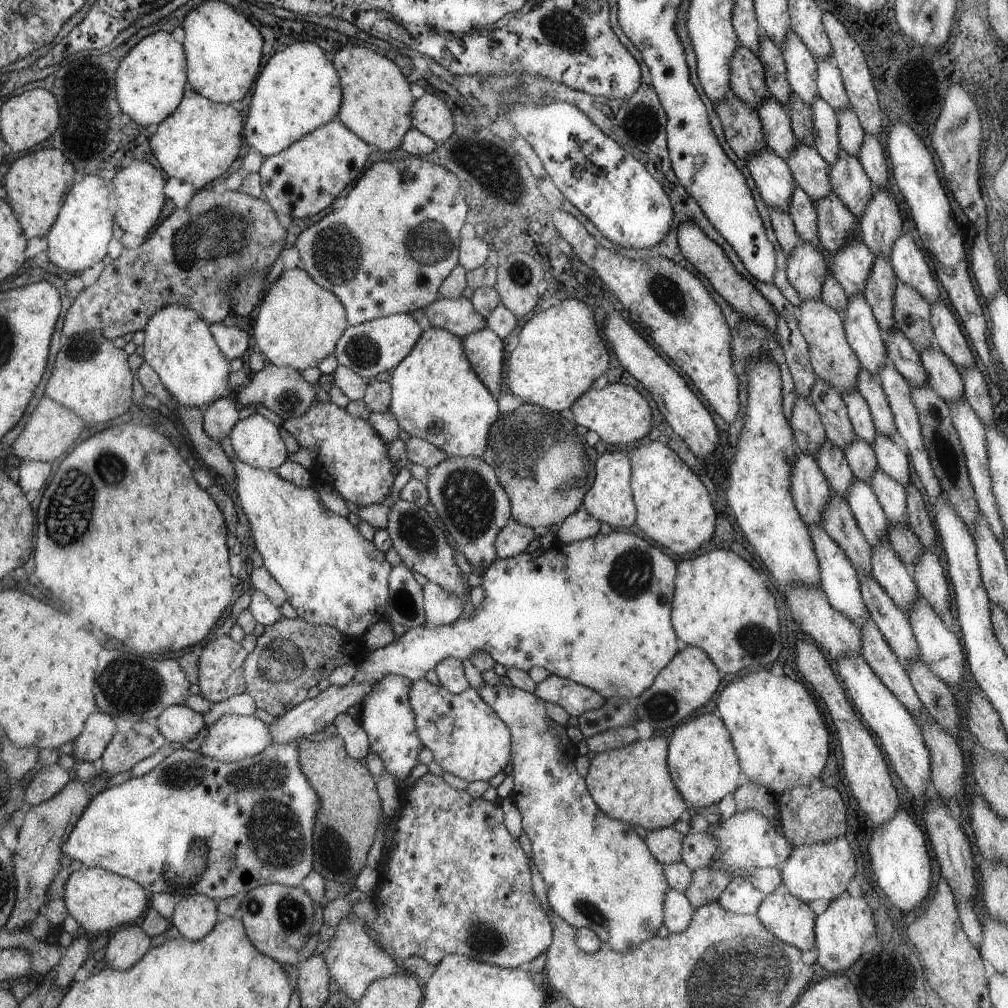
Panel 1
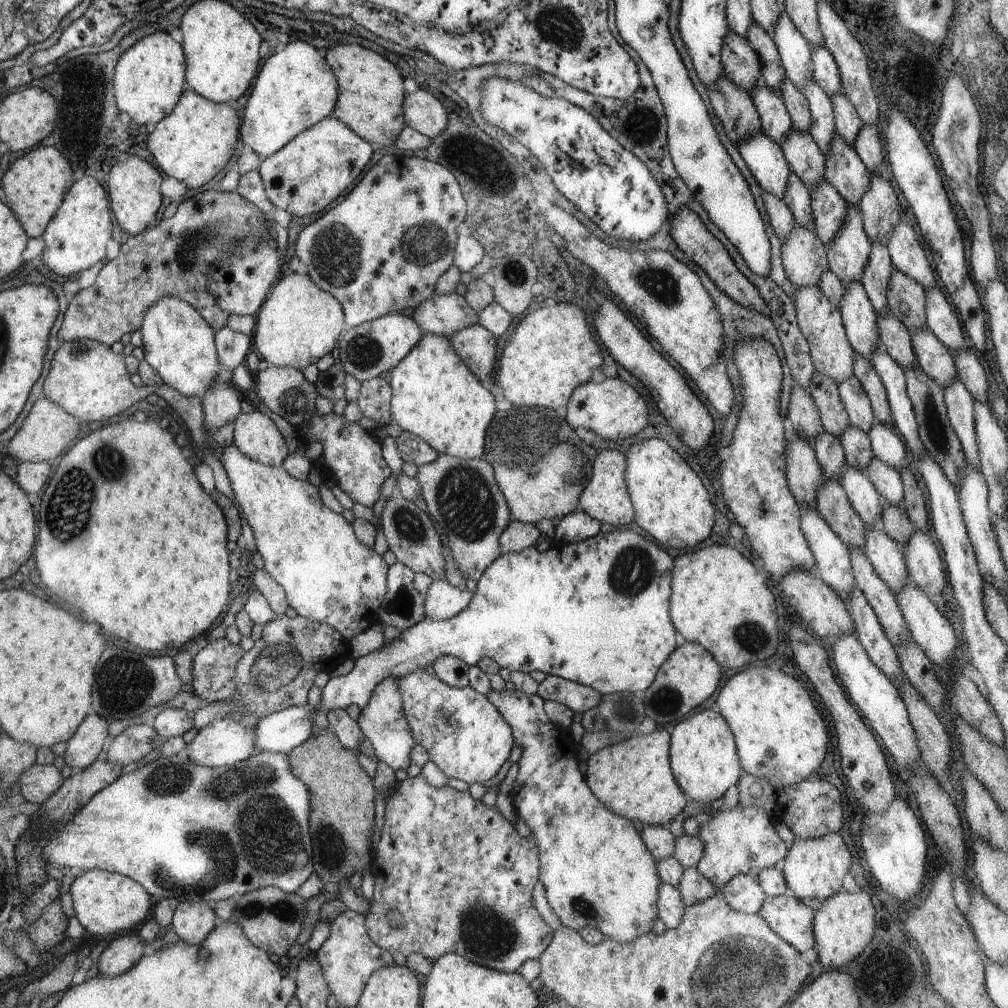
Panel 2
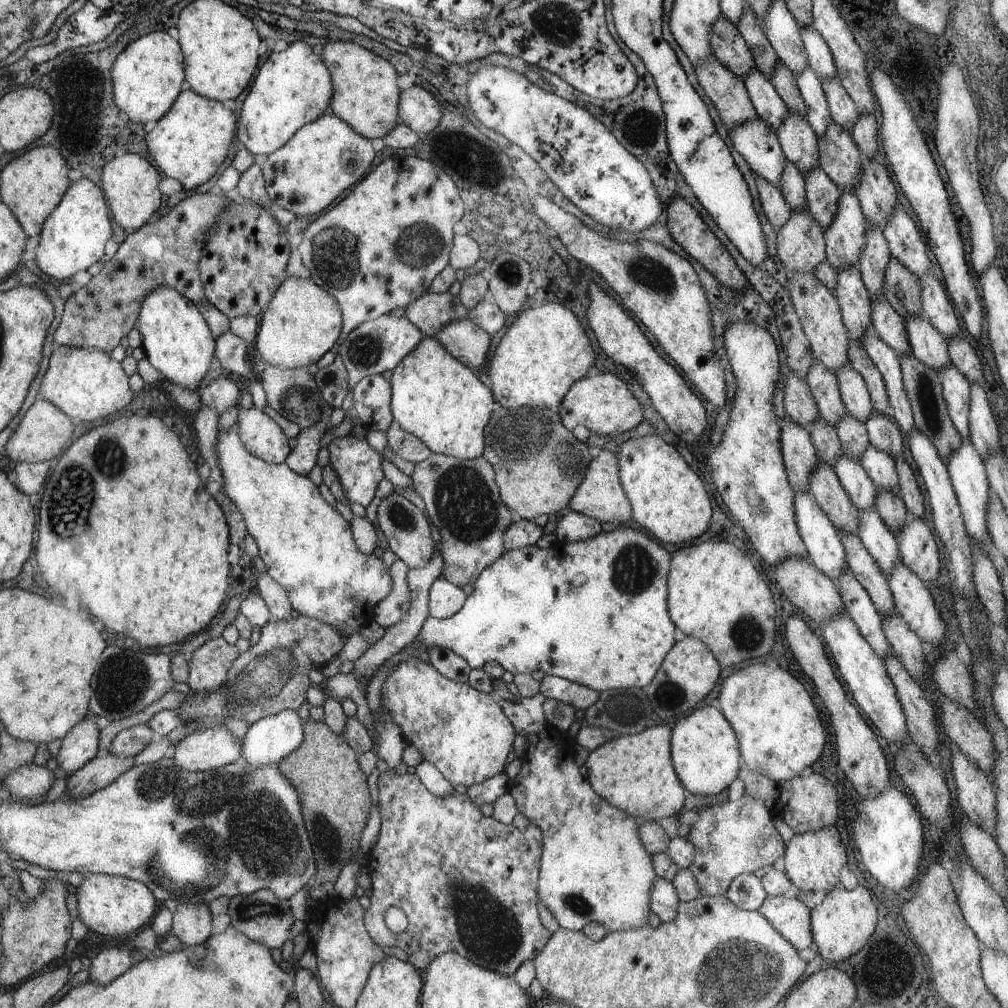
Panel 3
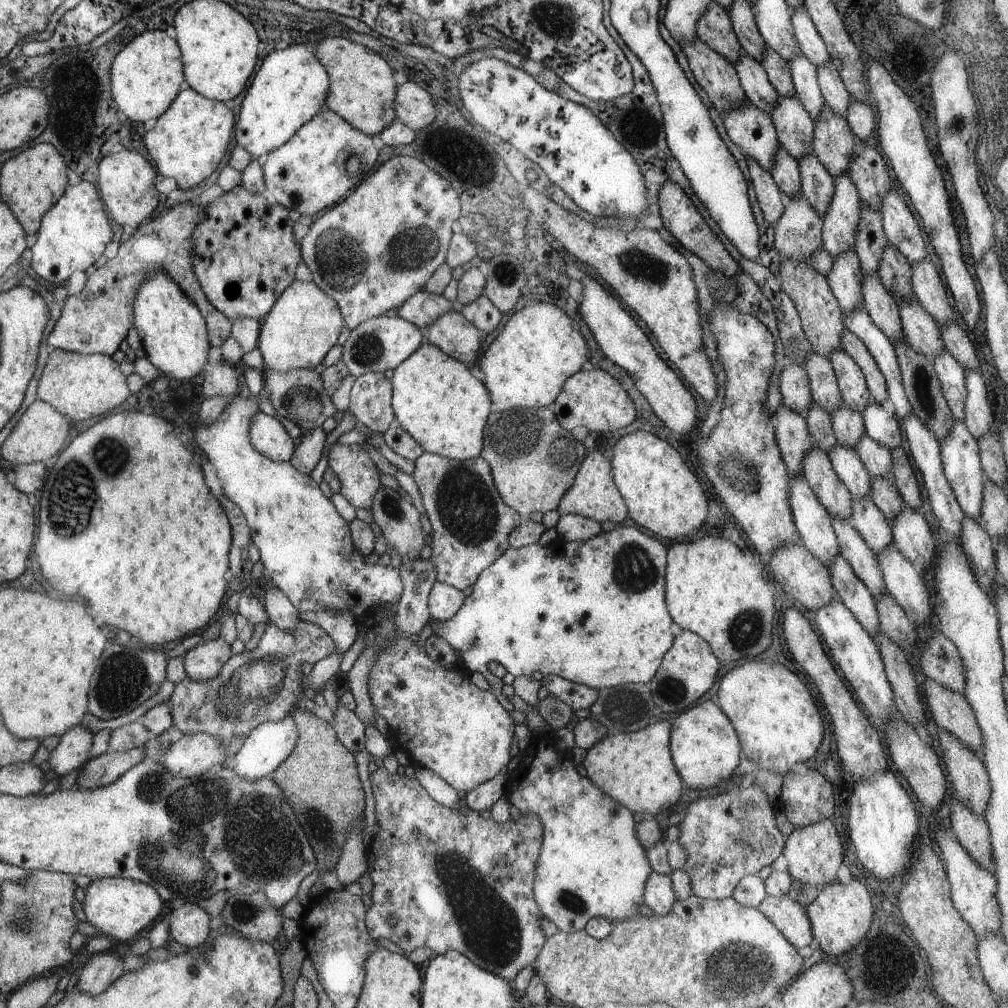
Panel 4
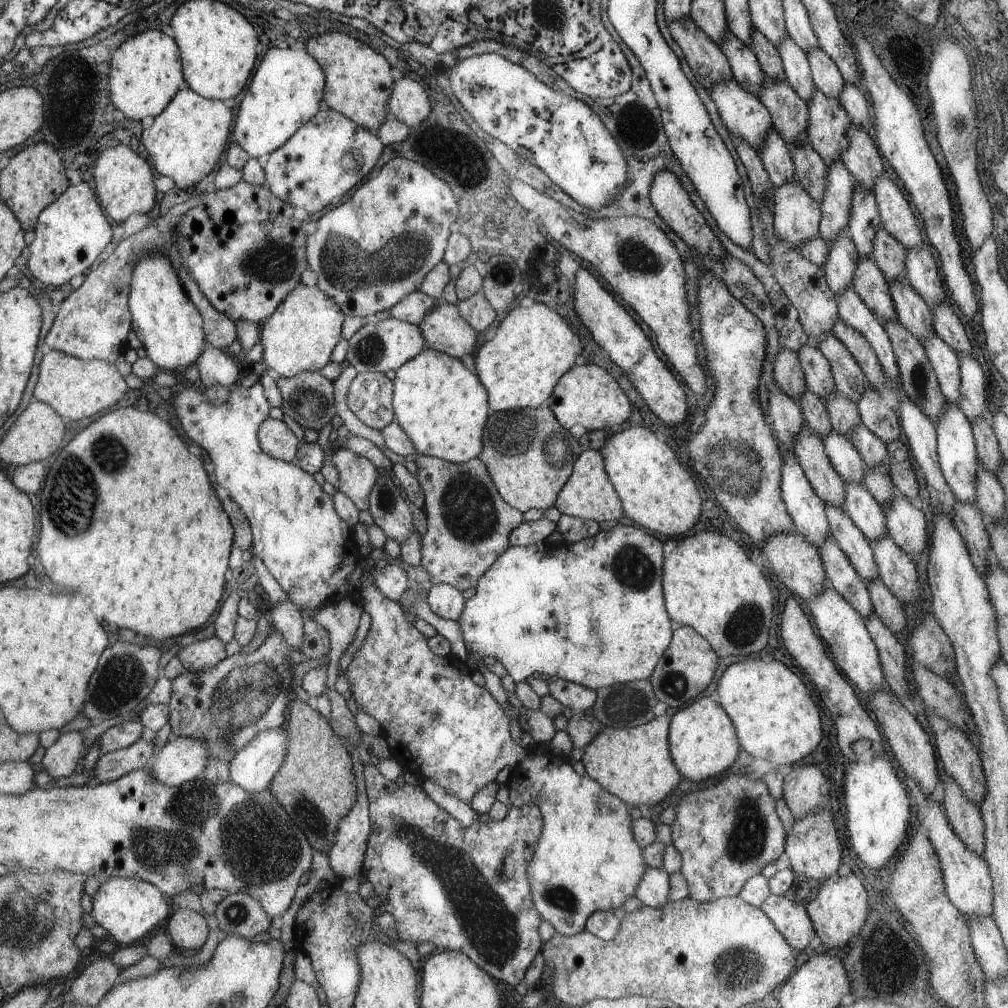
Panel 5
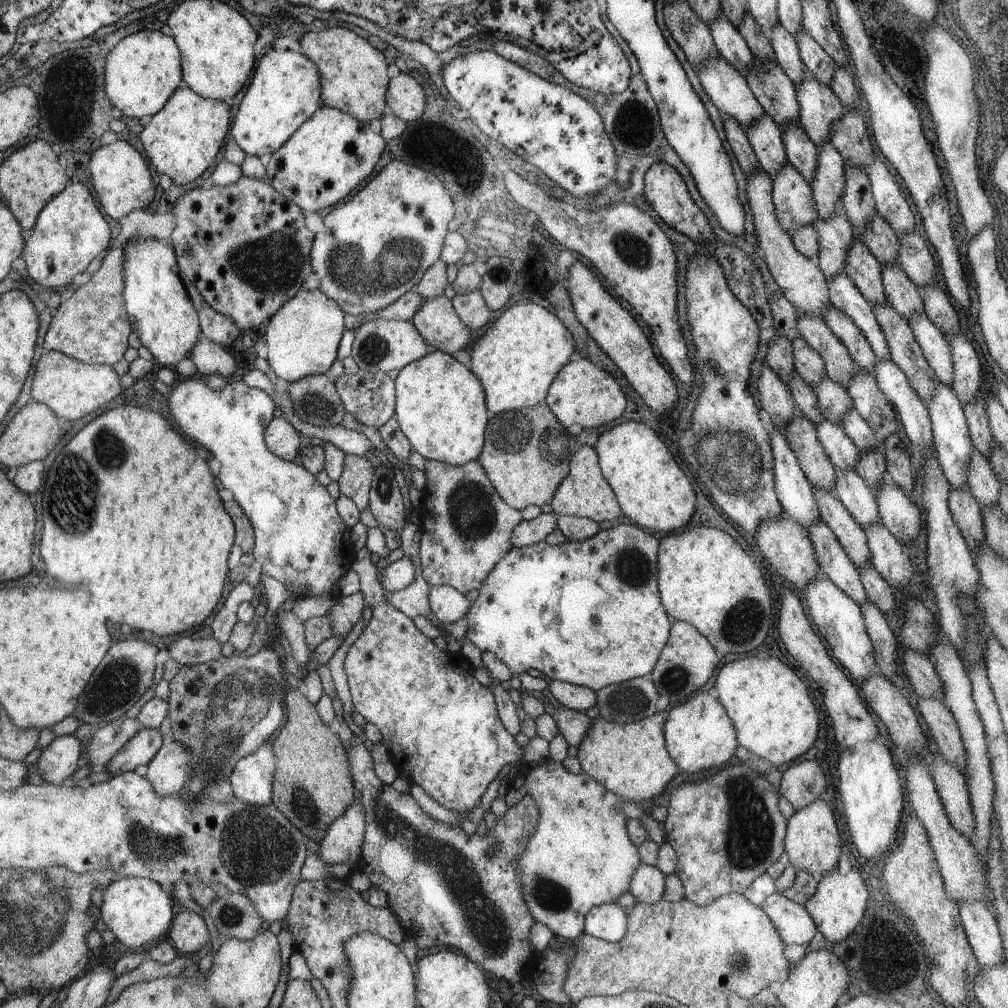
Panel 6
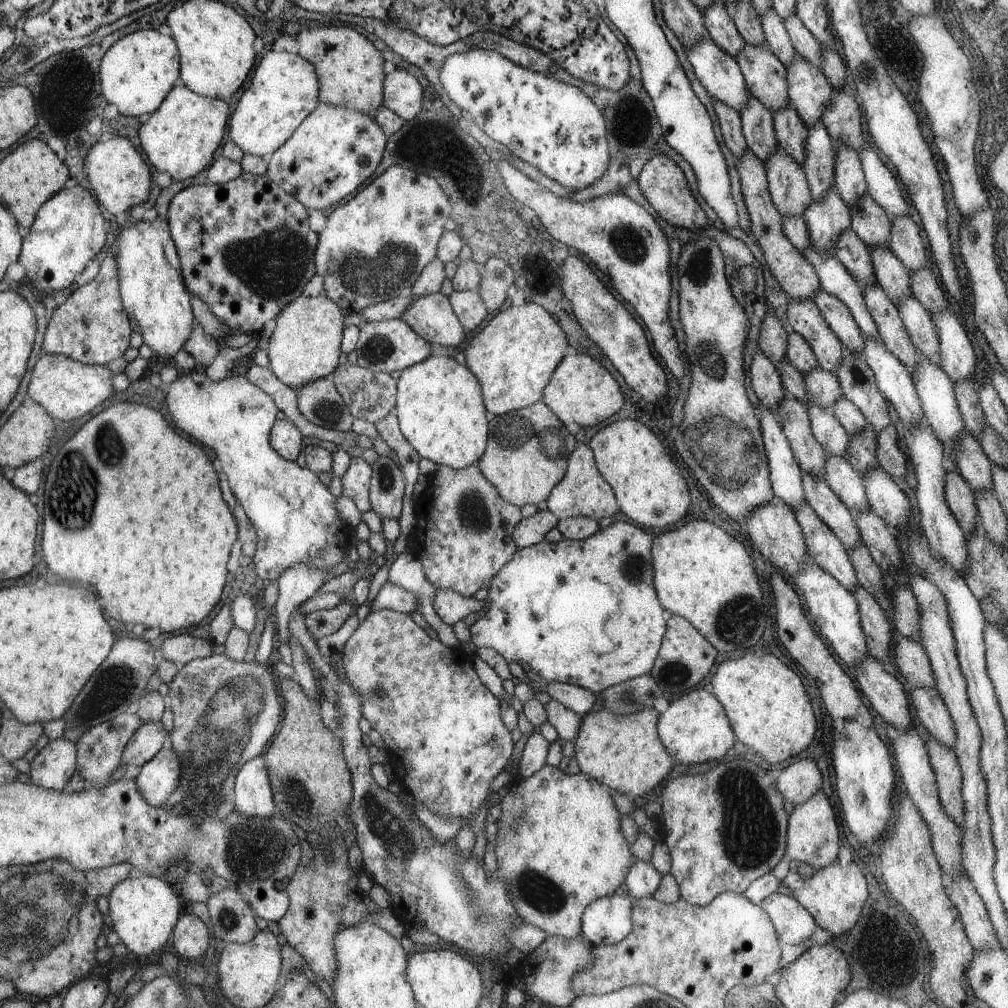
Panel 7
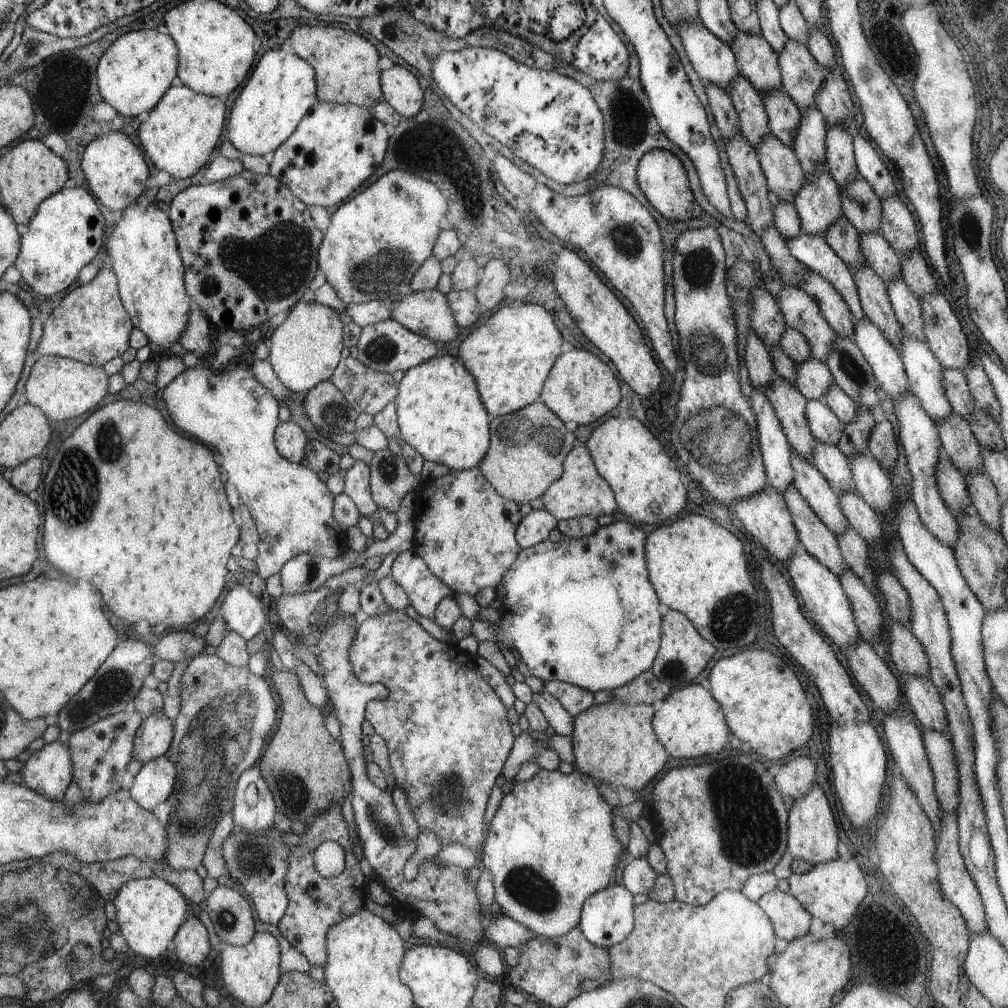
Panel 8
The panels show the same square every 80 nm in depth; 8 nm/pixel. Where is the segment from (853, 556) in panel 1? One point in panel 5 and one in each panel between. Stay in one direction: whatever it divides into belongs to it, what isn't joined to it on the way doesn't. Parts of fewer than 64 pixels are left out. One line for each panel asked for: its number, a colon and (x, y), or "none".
2: (832, 503)
3: (828, 491)
4: (818, 471)
5: (809, 450)

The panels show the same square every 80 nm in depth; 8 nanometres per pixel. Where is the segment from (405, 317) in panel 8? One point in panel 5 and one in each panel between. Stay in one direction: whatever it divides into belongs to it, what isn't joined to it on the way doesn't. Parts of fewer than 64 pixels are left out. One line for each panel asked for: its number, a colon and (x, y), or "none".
5: (446, 331)
6: (437, 321)
7: (432, 316)

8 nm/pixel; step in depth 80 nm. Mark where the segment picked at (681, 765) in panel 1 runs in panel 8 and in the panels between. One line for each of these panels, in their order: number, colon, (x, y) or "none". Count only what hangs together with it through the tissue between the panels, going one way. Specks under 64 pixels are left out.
2: (703, 757)
3: (705, 754)
4: (705, 748)
5: (702, 739)
6: (699, 734)
7: (695, 728)
8: (690, 723)

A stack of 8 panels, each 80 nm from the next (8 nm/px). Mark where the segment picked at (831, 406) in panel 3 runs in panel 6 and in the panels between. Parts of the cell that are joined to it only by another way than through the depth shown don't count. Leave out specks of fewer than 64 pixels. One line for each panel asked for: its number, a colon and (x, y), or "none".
4: (823, 382)
5: (819, 379)
6: (809, 364)

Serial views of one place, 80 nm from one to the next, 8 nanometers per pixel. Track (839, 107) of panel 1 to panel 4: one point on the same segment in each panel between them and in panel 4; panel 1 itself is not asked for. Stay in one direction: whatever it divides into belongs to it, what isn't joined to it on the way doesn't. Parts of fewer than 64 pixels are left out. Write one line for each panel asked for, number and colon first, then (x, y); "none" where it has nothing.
2: (825, 70)
3: (821, 61)
4: (812, 45)

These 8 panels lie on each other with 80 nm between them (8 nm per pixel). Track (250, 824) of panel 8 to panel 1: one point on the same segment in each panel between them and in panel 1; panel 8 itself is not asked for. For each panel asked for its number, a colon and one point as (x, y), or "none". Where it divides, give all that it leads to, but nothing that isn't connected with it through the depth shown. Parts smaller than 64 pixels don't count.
1: (597, 612)
2: (596, 612)
3: (271, 739)
4: (266, 747)
5: (253, 769)
6: (252, 780)
7: (253, 796)

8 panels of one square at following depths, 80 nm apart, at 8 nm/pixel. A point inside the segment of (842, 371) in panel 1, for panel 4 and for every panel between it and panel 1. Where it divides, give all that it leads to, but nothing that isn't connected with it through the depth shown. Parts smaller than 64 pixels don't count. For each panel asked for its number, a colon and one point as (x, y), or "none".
2: (820, 321)
3: (817, 308)
4: (821, 316)

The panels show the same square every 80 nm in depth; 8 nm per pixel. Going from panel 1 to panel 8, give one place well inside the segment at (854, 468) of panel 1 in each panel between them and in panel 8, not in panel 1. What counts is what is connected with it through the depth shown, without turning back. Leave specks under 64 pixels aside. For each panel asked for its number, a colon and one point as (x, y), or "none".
2: (857, 448)
3: (854, 438)
4: (848, 426)
5: (843, 414)
6: (835, 402)
7: (824, 390)
8: (814, 379)

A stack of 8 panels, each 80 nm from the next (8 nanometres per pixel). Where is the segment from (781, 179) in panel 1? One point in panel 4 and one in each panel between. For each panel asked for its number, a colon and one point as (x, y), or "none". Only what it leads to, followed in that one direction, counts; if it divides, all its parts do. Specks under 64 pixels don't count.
2: (765, 159)
3: (757, 143)
4: (753, 131)

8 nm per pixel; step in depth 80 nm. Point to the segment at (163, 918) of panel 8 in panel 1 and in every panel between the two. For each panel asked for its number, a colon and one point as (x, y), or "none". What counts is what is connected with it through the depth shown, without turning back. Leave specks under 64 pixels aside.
1: (99, 901)
2: (104, 903)
3: (110, 905)
4: (119, 908)
5: (128, 909)
6: (138, 912)
7: (144, 910)

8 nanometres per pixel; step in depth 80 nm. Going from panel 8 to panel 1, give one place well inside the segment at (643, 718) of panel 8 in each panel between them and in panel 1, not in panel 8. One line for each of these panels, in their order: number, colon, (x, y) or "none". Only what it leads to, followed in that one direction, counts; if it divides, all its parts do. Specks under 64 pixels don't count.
1: (632, 784)
2: (633, 778)
3: (634, 773)
4: (636, 769)
5: (634, 764)
6: (632, 761)
7: (624, 752)

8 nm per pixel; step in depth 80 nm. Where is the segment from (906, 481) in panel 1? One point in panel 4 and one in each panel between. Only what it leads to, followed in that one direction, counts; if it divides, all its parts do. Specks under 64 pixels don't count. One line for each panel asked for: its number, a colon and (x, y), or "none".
2: (887, 447)
3: (884, 434)
4: (882, 426)

